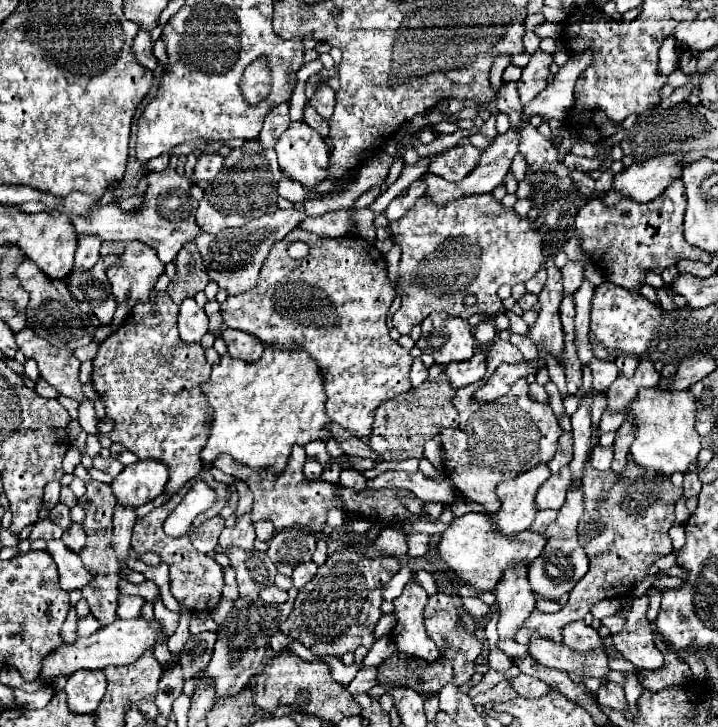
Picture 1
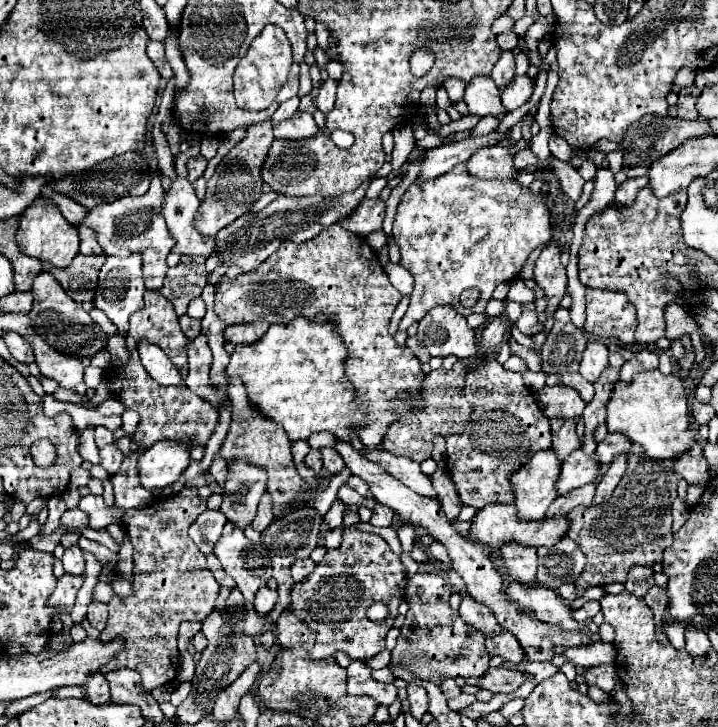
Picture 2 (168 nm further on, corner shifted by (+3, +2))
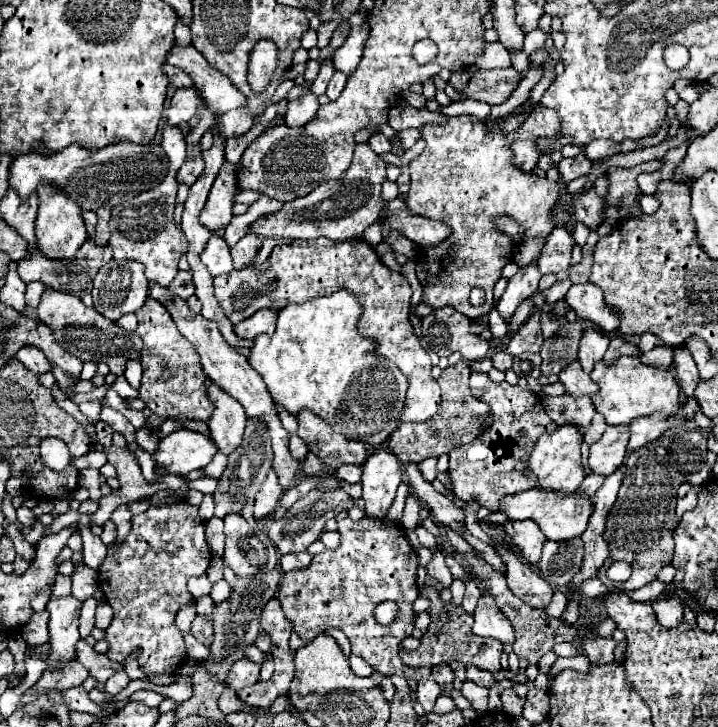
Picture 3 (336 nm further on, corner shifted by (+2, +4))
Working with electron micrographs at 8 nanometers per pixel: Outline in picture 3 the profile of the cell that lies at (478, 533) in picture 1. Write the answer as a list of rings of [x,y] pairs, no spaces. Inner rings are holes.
[[[529,489],[525,493],[517,495],[505,495],[501,499],[501,513],[507,515],[511,521],[525,521],[531,519],[539,525],[543,535],[551,541],[567,541],[573,537],[579,537],[589,521],[589,515],[593,511],[593,503],[589,497],[583,495],[553,495],[551,491],[539,491],[539,489]]]

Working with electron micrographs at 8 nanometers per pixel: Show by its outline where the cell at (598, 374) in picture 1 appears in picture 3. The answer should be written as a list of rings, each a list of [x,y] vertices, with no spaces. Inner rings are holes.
[[[585,329],[579,347],[579,363],[585,373],[591,373],[593,365],[599,363],[607,351],[609,337],[599,329]]]

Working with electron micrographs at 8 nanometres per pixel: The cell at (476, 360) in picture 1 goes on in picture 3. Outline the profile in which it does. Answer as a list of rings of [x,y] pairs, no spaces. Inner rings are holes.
[[[529,263],[527,267],[521,267],[517,275],[513,275],[507,283],[505,293],[497,301],[497,311],[499,315],[509,323],[515,309],[529,299],[533,293],[537,293],[537,283],[541,279],[541,273],[537,271],[537,263]]]

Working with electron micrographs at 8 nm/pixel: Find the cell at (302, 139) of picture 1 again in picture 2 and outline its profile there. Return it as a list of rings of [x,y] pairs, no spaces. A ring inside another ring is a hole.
[[[296,111],[290,119],[278,123],[274,129],[276,129],[276,139],[306,139],[318,133],[314,117],[302,111]]]

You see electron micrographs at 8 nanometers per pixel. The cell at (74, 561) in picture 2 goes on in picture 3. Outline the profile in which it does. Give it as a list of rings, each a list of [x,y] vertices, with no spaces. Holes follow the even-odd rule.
[[[77,563],[73,567],[73,587],[71,587],[71,593],[79,599],[79,601],[85,601],[87,597],[91,597],[97,589],[97,571],[87,567],[85,563]]]

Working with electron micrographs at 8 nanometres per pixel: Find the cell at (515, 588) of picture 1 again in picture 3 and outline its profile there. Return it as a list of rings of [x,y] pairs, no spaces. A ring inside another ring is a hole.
[[[507,521],[503,525],[487,525],[495,535],[503,533],[513,545],[519,549],[519,557],[525,563],[539,563],[541,559],[541,547],[545,543],[545,535],[541,535],[539,527],[533,521],[523,521],[523,523],[513,523]]]

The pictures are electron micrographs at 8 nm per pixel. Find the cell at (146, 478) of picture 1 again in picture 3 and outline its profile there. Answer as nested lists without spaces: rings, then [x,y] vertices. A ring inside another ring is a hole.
[[[181,429],[159,439],[153,461],[155,469],[167,475],[187,475],[193,469],[205,467],[215,453],[217,447],[211,439],[189,429]]]

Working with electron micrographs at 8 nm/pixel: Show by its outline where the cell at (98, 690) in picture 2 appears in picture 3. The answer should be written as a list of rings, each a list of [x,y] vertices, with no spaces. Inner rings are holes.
[[[115,673],[113,677],[107,679],[107,683],[105,683],[105,691],[111,693],[111,695],[115,695],[115,693],[123,691],[123,689],[127,687],[129,681],[131,681],[131,679],[127,677],[127,673]]]

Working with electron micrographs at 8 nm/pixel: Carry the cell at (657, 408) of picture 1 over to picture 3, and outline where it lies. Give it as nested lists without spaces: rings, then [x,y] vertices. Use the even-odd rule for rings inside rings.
[[[621,357],[613,365],[605,365],[603,361],[599,361],[591,371],[591,379],[599,385],[599,393],[591,397],[593,405],[605,417],[607,425],[629,425],[631,419],[653,413],[677,415],[677,411],[681,409],[679,385],[675,377],[669,371],[661,371],[657,367],[641,363],[639,357]]]

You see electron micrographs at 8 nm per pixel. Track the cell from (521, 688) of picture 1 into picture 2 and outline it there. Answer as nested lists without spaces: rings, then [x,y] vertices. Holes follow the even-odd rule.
[[[488,669],[476,683],[476,687],[480,689],[488,689],[490,693],[512,693],[516,691],[522,683],[524,683],[524,675],[512,669]]]

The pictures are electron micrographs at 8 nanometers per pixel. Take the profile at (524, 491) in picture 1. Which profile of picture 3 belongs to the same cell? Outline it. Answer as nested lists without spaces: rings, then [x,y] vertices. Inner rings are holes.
[[[561,425],[555,433],[539,437],[529,457],[529,471],[533,471],[533,475],[537,477],[539,489],[553,491],[557,495],[567,495],[579,487],[585,477],[585,471],[581,469],[581,441],[583,435],[573,425]]]

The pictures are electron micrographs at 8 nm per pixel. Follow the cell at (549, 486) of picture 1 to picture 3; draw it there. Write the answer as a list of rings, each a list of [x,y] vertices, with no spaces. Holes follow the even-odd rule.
[[[607,427],[603,437],[589,449],[589,471],[607,477],[617,467],[621,467],[627,455],[627,439],[629,427]]]

